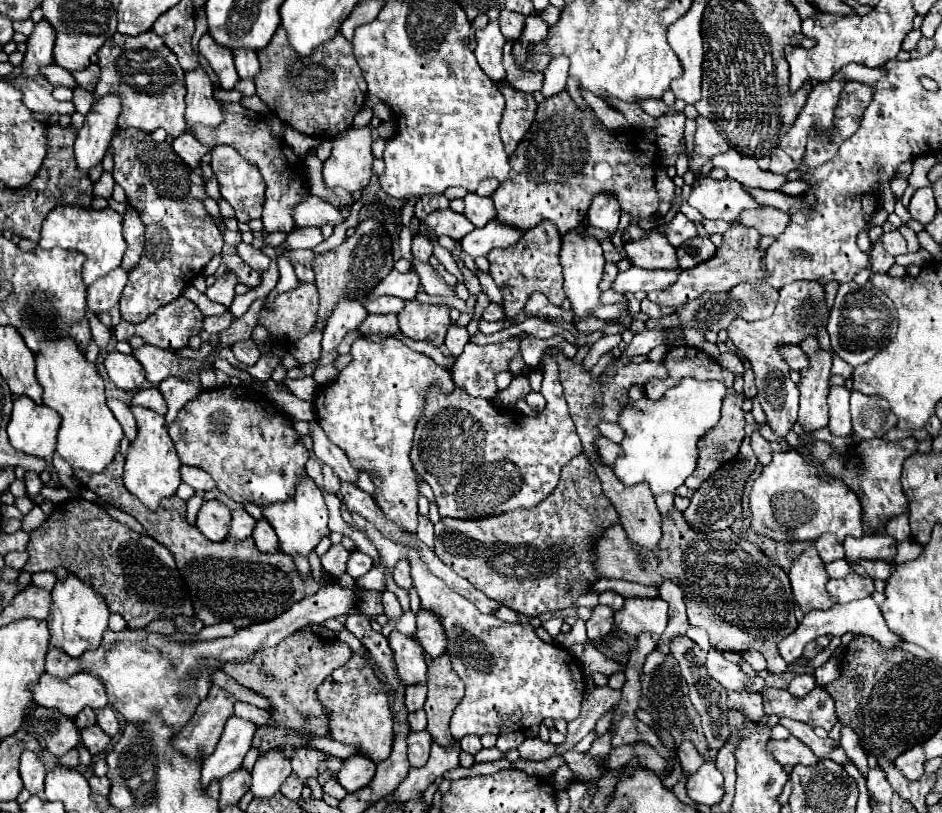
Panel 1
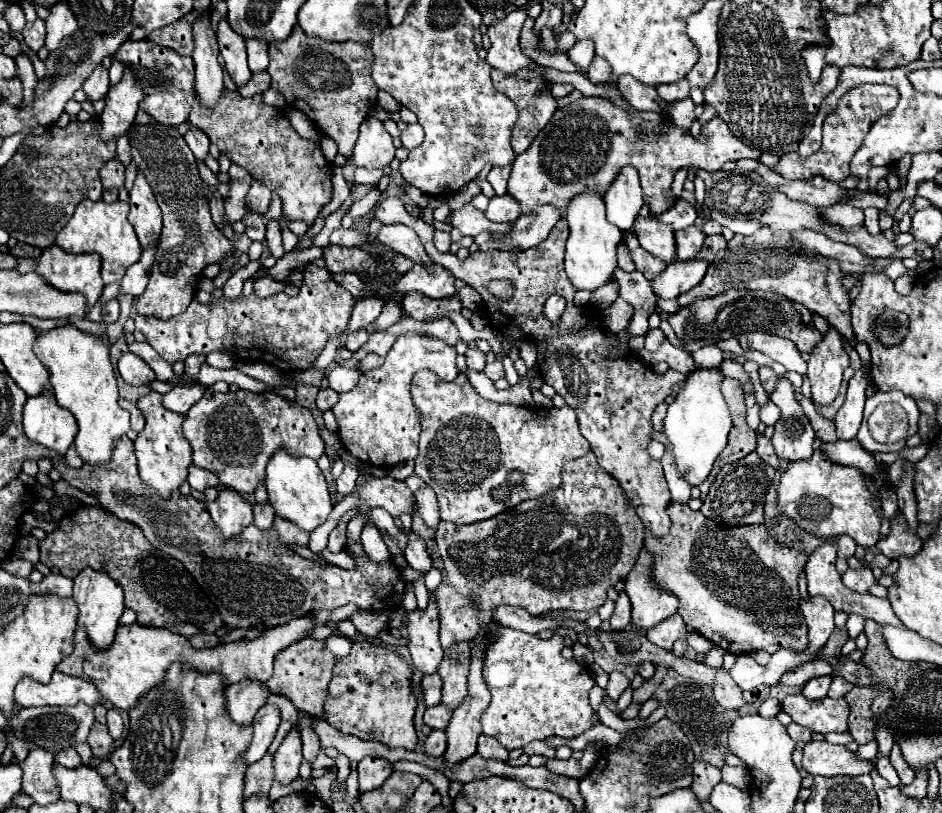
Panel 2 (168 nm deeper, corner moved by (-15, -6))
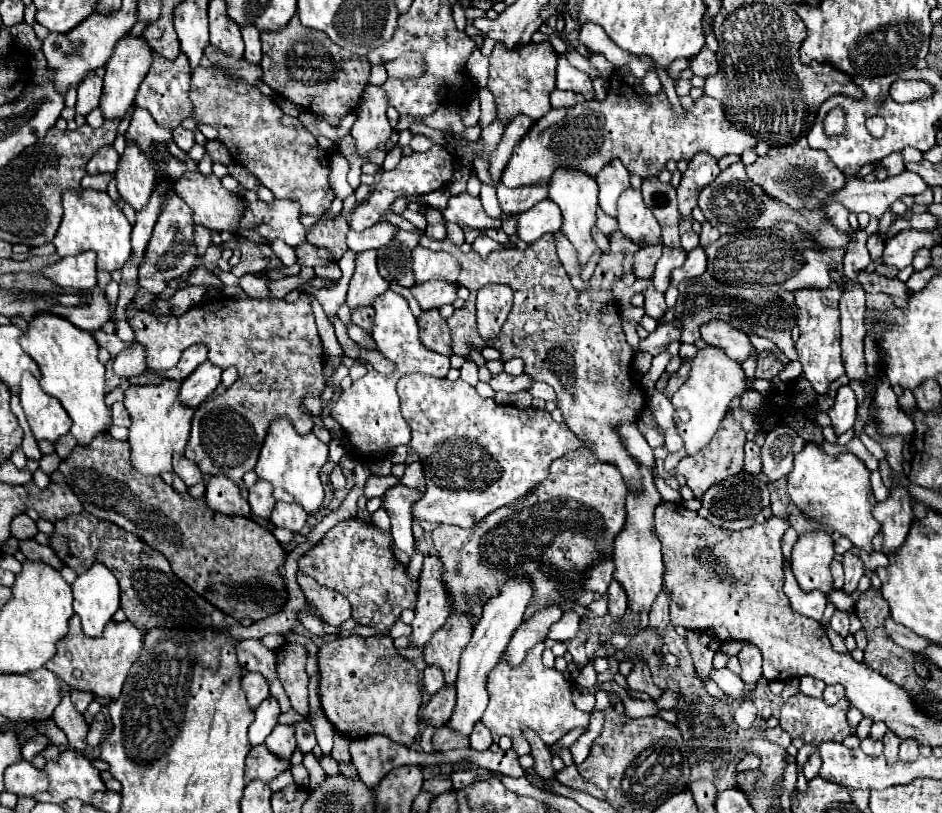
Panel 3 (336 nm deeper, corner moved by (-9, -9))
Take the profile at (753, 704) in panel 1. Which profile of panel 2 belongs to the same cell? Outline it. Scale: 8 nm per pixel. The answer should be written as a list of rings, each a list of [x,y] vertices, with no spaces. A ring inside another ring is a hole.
[[[720,673],[716,677],[714,697],[726,709],[742,709],[746,705],[744,697],[742,697],[742,689],[732,681],[730,673]]]

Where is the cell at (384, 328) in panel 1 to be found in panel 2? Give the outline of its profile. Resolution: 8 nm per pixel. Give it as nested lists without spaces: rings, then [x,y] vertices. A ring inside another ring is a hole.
[[[398,301],[394,303],[386,303],[380,317],[374,321],[374,325],[368,329],[368,333],[374,333],[374,331],[384,331],[388,327],[392,327],[394,323],[398,323],[402,319],[402,305]]]

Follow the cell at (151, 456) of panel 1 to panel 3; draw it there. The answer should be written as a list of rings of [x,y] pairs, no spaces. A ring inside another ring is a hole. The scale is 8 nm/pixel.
[[[162,380],[160,384],[130,386],[124,390],[124,406],[132,420],[128,436],[128,442],[132,446],[132,464],[142,474],[160,476],[162,472],[172,472],[172,454],[184,454],[194,408],[188,408],[180,402],[178,388],[180,382]]]

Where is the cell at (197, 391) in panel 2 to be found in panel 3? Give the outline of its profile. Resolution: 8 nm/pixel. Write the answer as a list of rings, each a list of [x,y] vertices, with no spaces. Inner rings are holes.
[[[210,360],[202,362],[182,382],[180,402],[186,404],[186,406],[190,406],[190,408],[198,408],[214,392],[214,388],[220,384],[220,376],[222,376],[222,368],[214,366]]]

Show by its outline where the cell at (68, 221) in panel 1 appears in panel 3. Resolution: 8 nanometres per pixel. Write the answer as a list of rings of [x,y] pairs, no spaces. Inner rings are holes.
[[[90,188],[64,192],[62,206],[64,206],[64,216],[54,236],[54,246],[58,254],[72,256],[72,254],[80,254],[82,250],[94,250],[98,254],[96,260],[98,270],[106,270],[106,272],[120,270],[132,252],[130,250],[132,226],[122,214],[120,206],[106,192],[98,192]]]

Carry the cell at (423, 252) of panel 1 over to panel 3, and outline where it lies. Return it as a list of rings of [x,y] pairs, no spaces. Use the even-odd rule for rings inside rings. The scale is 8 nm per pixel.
[[[428,206],[428,208],[426,208],[426,220],[428,220],[426,236],[432,236],[432,238],[436,238],[436,240],[442,240],[442,238],[446,236],[446,226],[444,226],[442,212],[440,212],[438,208]]]

